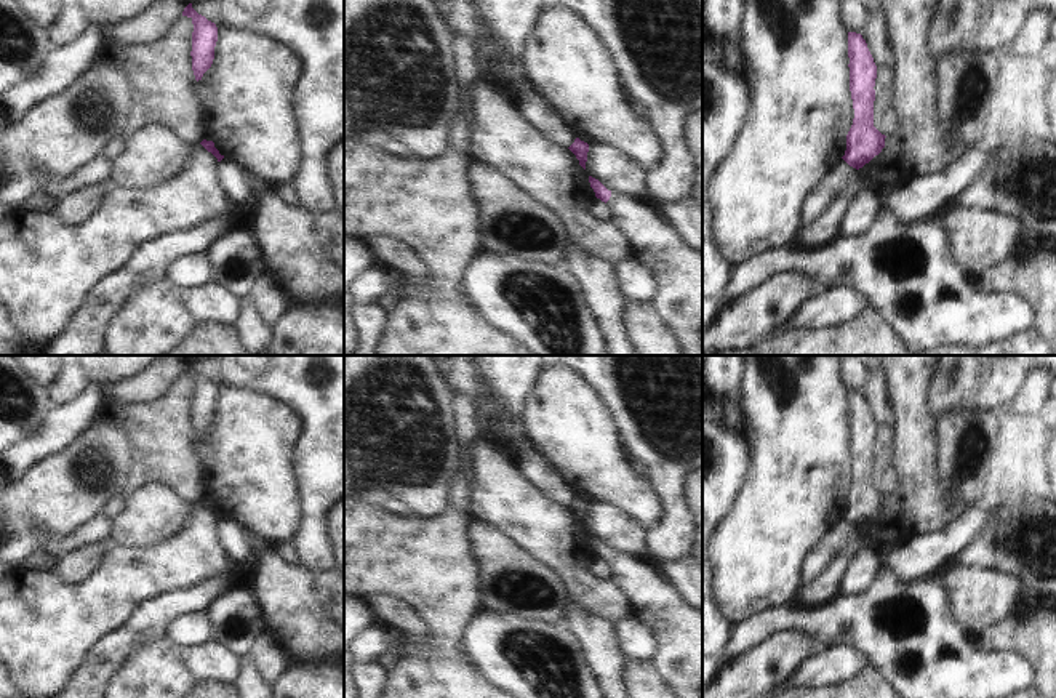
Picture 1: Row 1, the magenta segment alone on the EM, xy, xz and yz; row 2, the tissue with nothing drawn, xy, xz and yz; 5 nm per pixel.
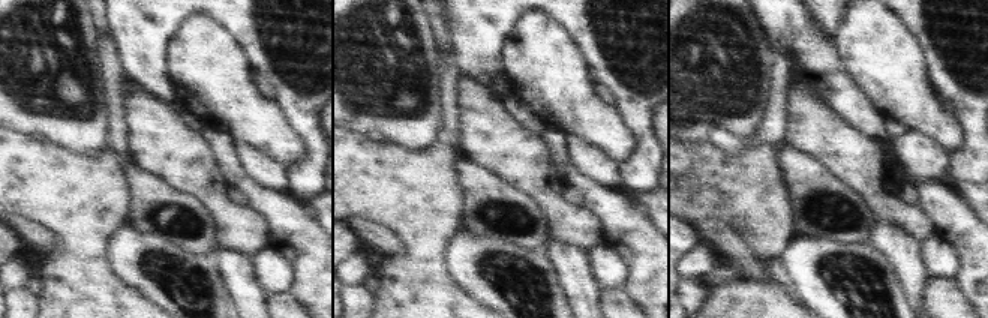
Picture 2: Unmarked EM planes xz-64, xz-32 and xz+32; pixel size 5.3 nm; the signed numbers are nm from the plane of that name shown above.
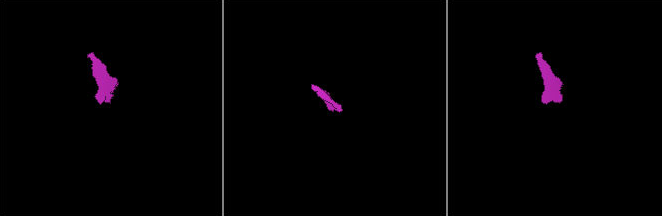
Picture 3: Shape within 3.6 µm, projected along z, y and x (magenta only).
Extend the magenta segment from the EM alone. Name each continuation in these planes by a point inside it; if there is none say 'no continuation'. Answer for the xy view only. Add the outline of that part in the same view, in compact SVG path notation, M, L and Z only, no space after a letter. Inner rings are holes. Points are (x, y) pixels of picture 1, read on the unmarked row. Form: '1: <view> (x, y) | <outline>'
no continuation

